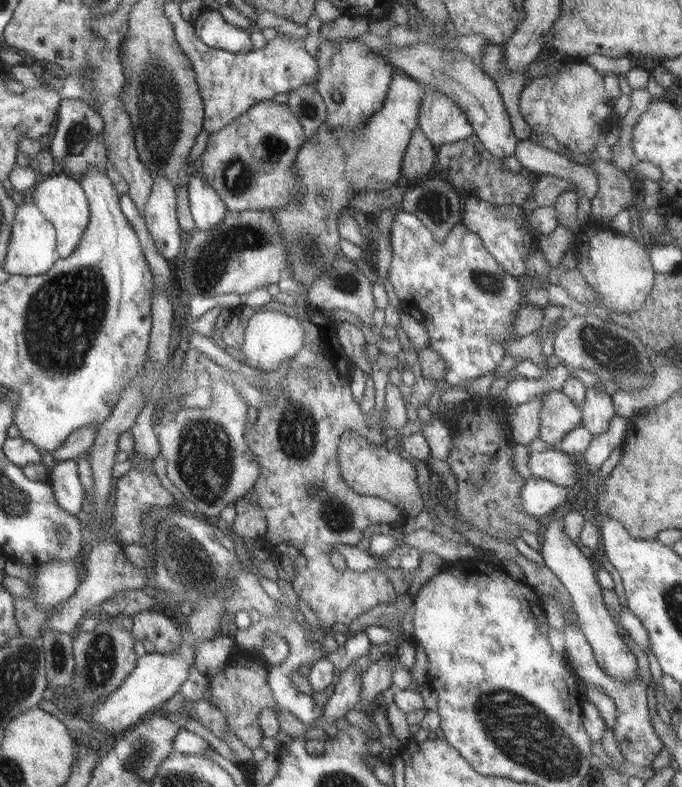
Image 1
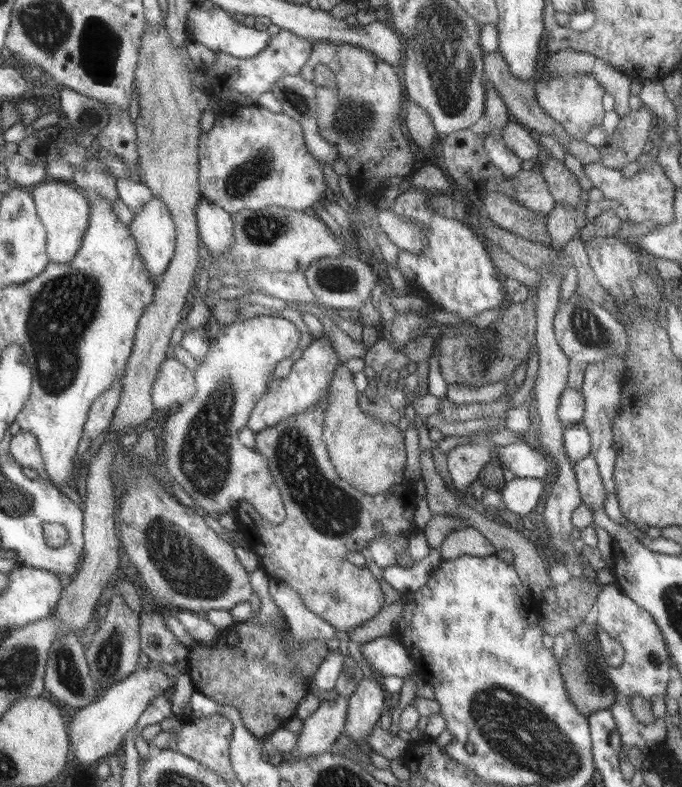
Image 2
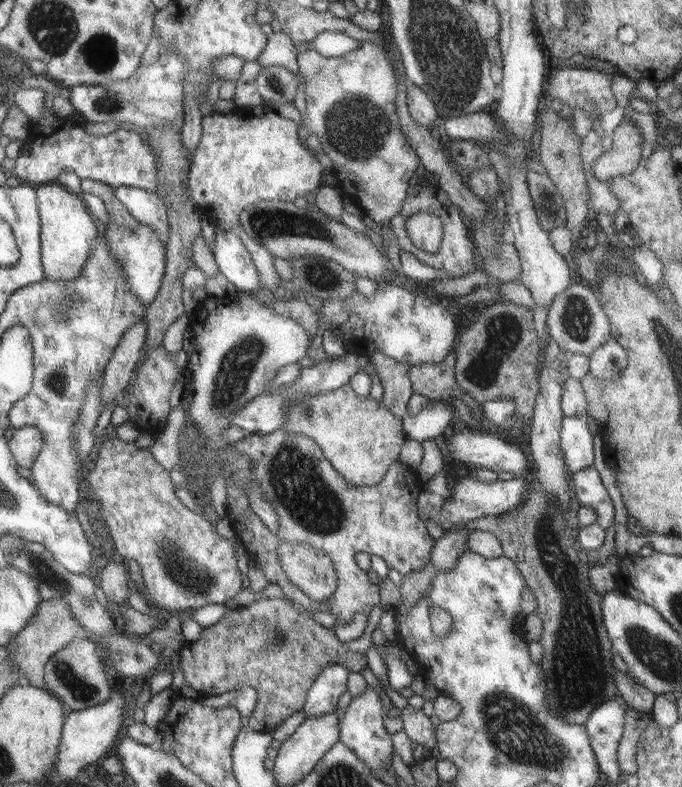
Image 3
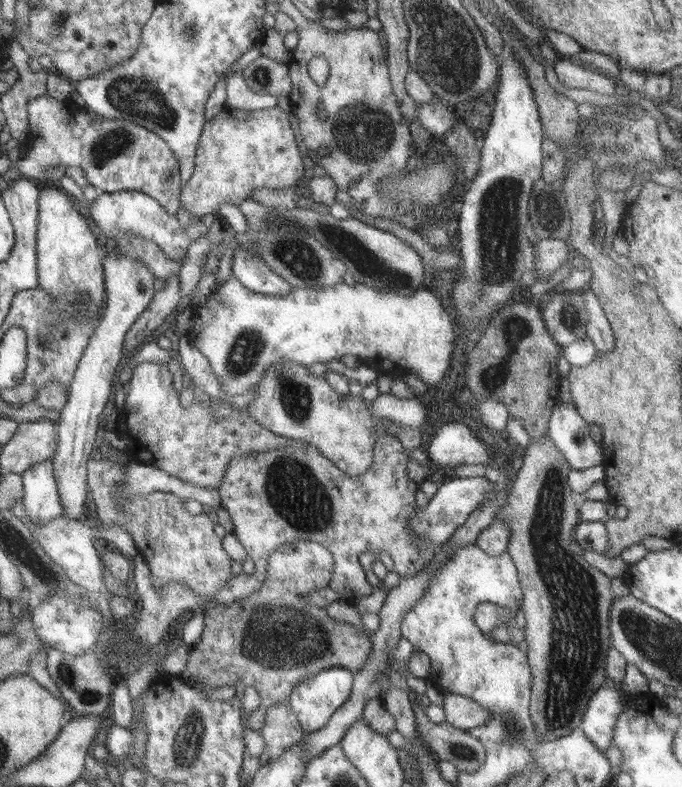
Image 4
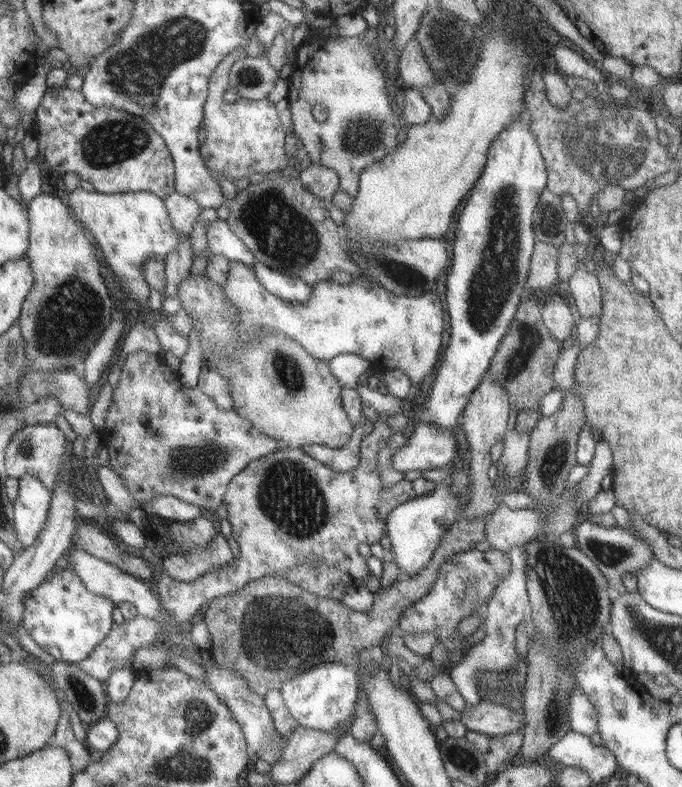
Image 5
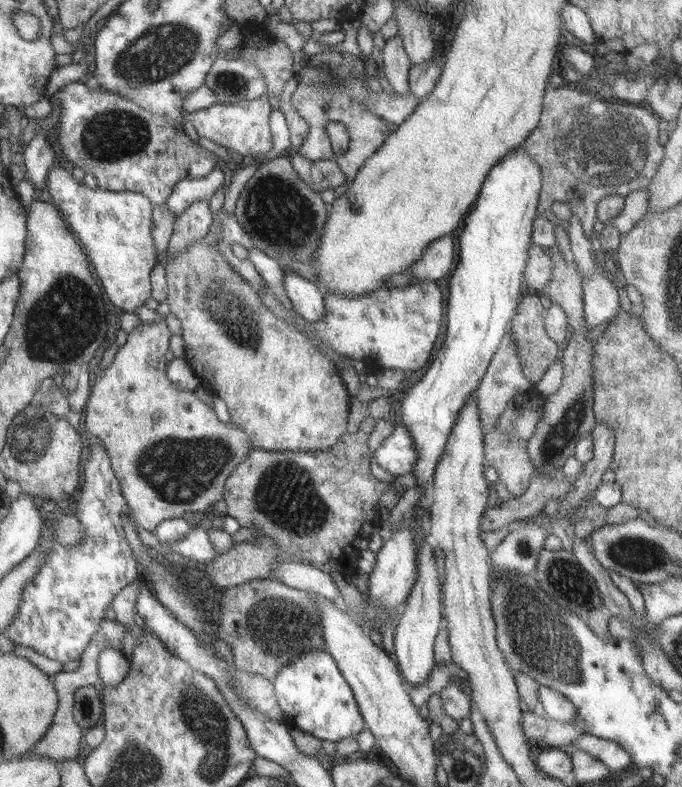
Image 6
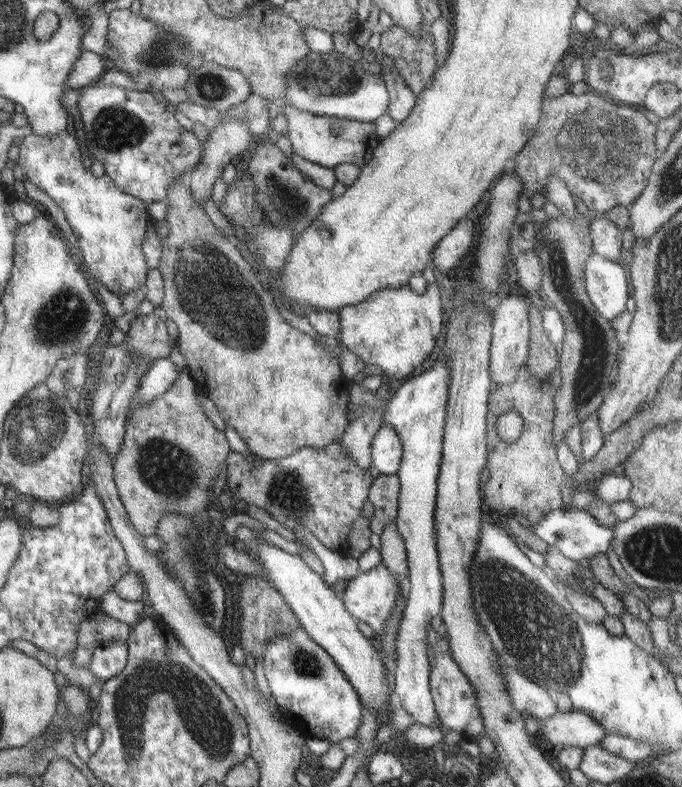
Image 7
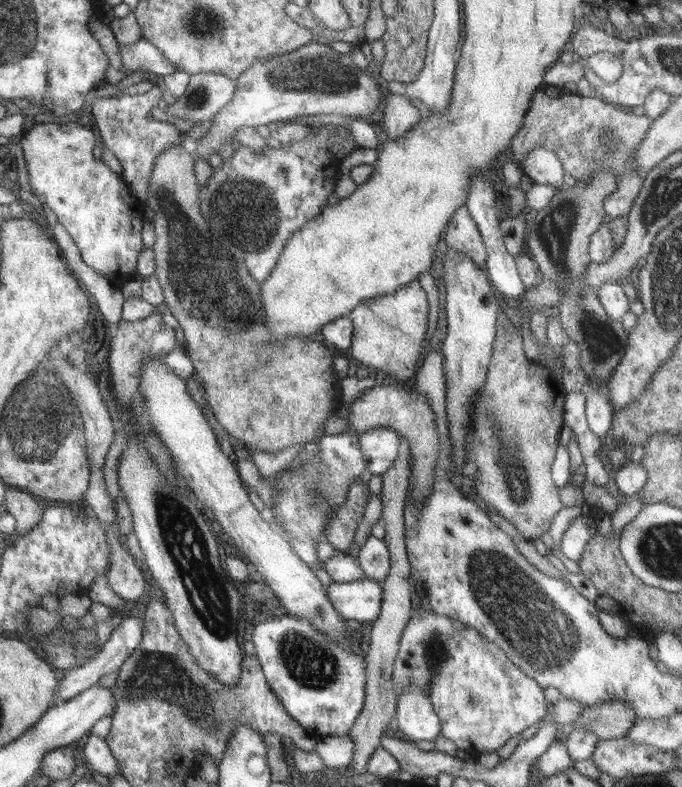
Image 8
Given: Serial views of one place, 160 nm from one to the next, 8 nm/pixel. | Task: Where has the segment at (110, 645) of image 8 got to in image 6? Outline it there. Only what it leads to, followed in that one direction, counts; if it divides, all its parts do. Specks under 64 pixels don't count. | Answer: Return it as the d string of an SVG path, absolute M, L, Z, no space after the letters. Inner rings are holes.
M105 648L99 652L97 659L100 687L118 686L128 676L131 664L123 651Z

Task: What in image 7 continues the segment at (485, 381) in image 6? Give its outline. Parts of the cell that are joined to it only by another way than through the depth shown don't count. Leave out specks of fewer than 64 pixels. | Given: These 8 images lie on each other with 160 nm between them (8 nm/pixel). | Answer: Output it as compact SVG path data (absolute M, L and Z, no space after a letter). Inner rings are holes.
M512 293L504 298L493 310L491 318L491 381L497 386L510 384L516 380L519 368L528 358L530 323L528 299L524 293Z

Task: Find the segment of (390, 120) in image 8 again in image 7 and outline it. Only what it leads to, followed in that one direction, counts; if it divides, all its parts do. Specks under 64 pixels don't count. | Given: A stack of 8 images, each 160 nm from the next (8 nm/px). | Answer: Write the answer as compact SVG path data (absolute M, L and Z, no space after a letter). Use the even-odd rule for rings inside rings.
M396 65L390 68L390 72L382 72L381 75L387 83L388 91L391 92L391 113L389 115L396 123L406 120L418 101L418 96L412 92L402 77Z

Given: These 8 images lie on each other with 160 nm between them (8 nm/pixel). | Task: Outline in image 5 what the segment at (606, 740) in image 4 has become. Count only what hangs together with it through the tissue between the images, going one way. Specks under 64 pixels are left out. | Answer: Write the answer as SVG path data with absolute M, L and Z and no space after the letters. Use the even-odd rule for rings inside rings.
M578 689L571 690L568 719L571 722L571 729L584 736L590 737L598 732L598 712L592 706L588 695Z

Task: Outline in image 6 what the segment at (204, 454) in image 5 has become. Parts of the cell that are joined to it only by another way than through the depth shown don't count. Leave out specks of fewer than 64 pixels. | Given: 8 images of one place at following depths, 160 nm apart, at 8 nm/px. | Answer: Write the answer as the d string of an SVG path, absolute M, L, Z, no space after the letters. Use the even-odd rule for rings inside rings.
M155 320L148 324L147 322L141 322L138 328L128 333L126 343L118 349L114 357L114 361L102 371L102 375L98 376L94 383L91 384L91 391L85 404L85 411L82 418L82 427L92 437L97 437L102 441L108 457L112 462L112 470L115 471L116 479L119 480L120 490L123 497L126 499L128 506L128 514L134 518L142 528L153 532L153 530L164 521L168 519L183 518L184 514L196 514L204 513L205 510L212 507L215 503L223 499L224 486L227 485L227 479L231 477L232 472L236 470L236 467L242 465L246 458L248 458L248 452L254 450L251 442L248 442L248 435L244 434L240 427L234 426L234 422L226 424L222 420L216 418L214 410L204 402L200 400L194 392L188 392L182 387L176 385L166 376L166 358L164 354L168 352L168 338L174 336L170 334L168 326L164 324L164 320Z

